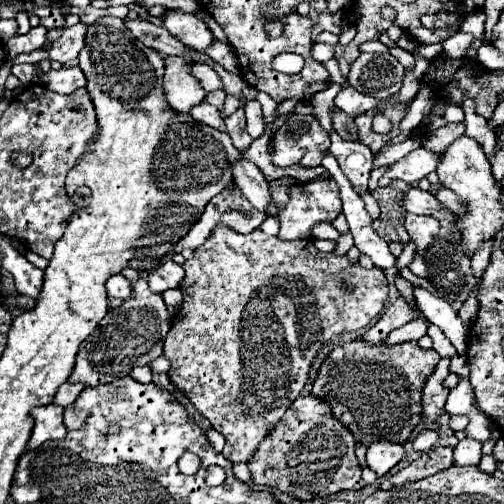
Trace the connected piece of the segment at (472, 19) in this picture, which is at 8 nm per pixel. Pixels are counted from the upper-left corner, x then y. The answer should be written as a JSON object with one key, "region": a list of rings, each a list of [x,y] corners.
{"region":[[[484,11],[468,13],[468,15],[466,15],[466,19],[464,19],[464,23],[462,23],[462,31],[466,31],[466,33],[472,33],[472,35],[474,35],[474,45],[472,45],[470,53],[468,53],[470,57],[474,57],[474,51],[482,45],[480,37],[482,37],[482,33],[484,33],[484,23],[486,23],[486,13],[484,13]]]}

